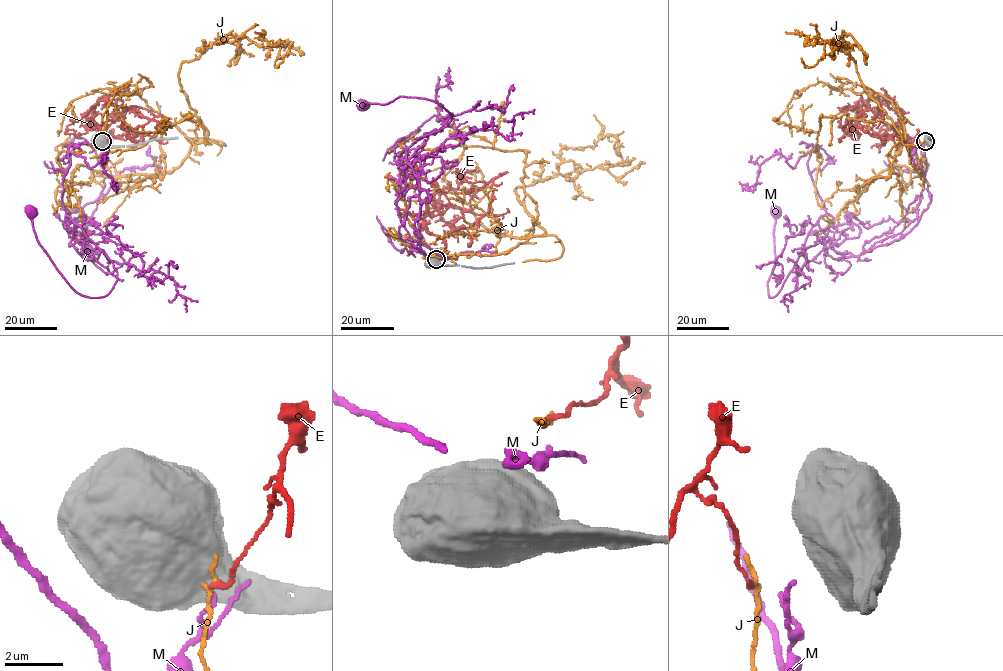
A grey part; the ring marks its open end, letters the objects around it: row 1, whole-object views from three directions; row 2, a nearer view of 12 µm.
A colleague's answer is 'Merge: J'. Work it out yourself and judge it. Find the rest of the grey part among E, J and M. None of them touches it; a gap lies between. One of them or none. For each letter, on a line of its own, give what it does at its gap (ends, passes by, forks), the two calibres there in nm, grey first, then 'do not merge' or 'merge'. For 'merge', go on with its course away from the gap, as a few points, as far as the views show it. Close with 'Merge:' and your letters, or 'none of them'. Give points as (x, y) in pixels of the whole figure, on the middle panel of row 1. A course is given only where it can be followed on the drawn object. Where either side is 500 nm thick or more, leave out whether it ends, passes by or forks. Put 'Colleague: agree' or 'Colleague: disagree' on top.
Colleague: agree
E: calibres 1050 and 160 nm; do not merge
J: calibres 1050 and 150 nm; merge; course (439, 254), (505, 253), (544, 234), (515, 191), (568, 161), (620, 163), (618, 140), (599, 136), (593, 114)
M: calibres 1050 and 130 nm; do not merge
Merge: J

